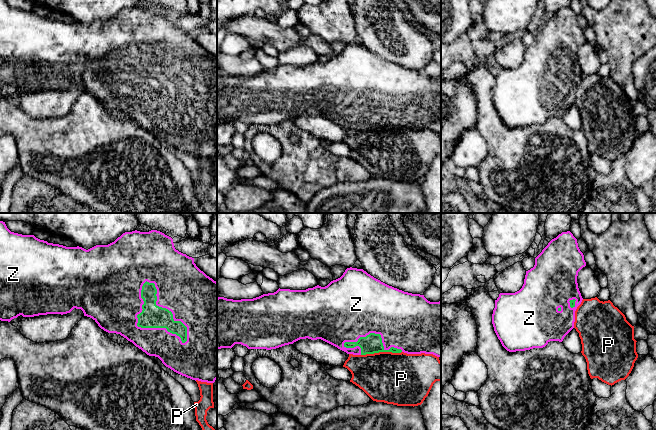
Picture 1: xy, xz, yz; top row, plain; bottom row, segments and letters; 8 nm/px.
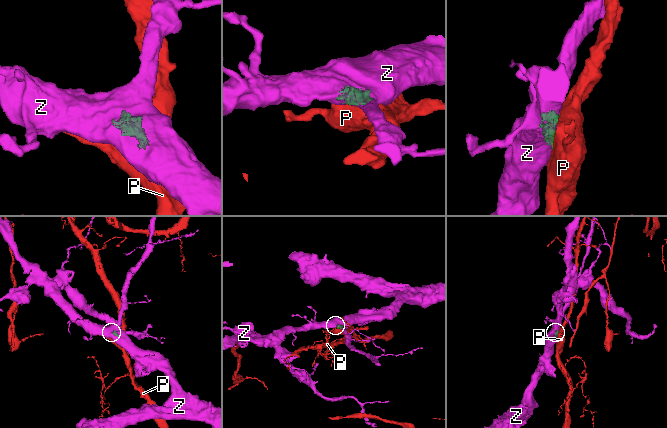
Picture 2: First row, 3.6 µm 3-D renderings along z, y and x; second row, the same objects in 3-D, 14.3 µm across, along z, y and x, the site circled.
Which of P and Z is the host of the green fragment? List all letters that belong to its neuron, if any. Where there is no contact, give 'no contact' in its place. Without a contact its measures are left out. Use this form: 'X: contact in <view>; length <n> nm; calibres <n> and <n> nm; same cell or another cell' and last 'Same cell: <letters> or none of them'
P: contact in xz; length 320 nm; calibres 160 and 420 nm; another cell
Z: contact in xy; length 600 nm; calibres 190 and 420 nm; same cell
Same cell: Z

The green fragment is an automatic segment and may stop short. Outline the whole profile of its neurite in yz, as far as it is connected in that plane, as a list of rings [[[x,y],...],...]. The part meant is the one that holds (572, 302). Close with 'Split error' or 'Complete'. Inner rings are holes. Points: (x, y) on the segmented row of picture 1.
[[[570,231],[562,232],[552,239],[535,258],[535,265],[526,271],[524,284],[519,291],[499,294],[495,300],[492,324],[498,339],[507,351],[543,348],[550,341],[563,341],[564,337],[574,328],[575,311],[583,300],[578,288],[577,276],[585,266],[584,255],[578,247],[577,239]]]. Split error

